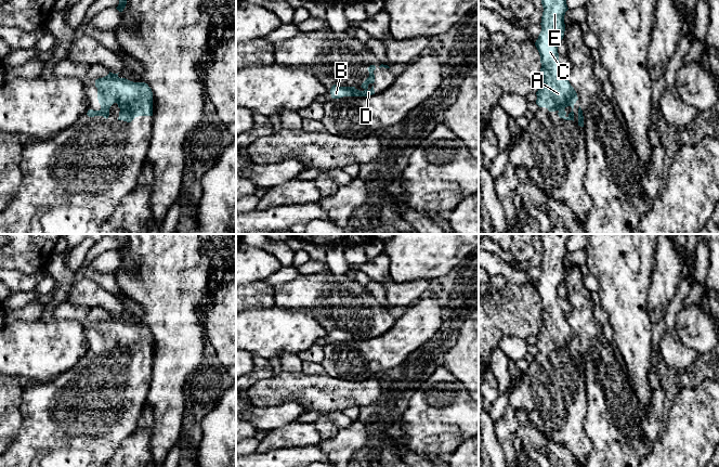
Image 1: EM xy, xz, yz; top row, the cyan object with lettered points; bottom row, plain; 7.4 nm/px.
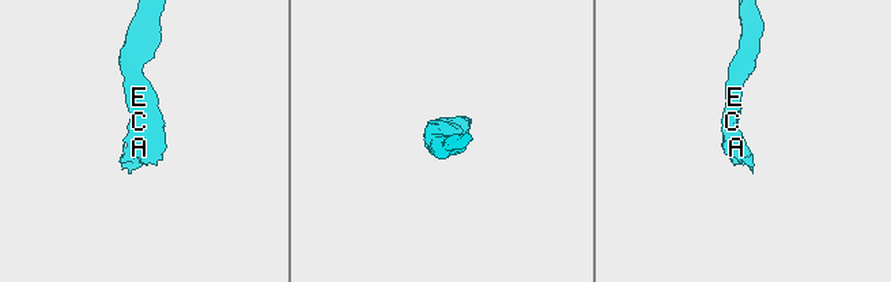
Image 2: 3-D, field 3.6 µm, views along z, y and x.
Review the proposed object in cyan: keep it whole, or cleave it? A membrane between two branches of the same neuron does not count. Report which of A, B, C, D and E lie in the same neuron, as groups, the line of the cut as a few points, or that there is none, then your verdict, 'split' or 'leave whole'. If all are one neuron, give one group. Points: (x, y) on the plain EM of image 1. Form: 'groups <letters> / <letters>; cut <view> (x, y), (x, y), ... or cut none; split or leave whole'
groups A B C D E; cut none; leave whole

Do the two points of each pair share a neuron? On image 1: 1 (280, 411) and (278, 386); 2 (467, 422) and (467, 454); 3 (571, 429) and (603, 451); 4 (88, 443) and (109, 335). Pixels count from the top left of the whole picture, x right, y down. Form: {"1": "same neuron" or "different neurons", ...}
{"1": "different neurons", "2": "different neurons", "3": "different neurons", "4": "same neuron"}

